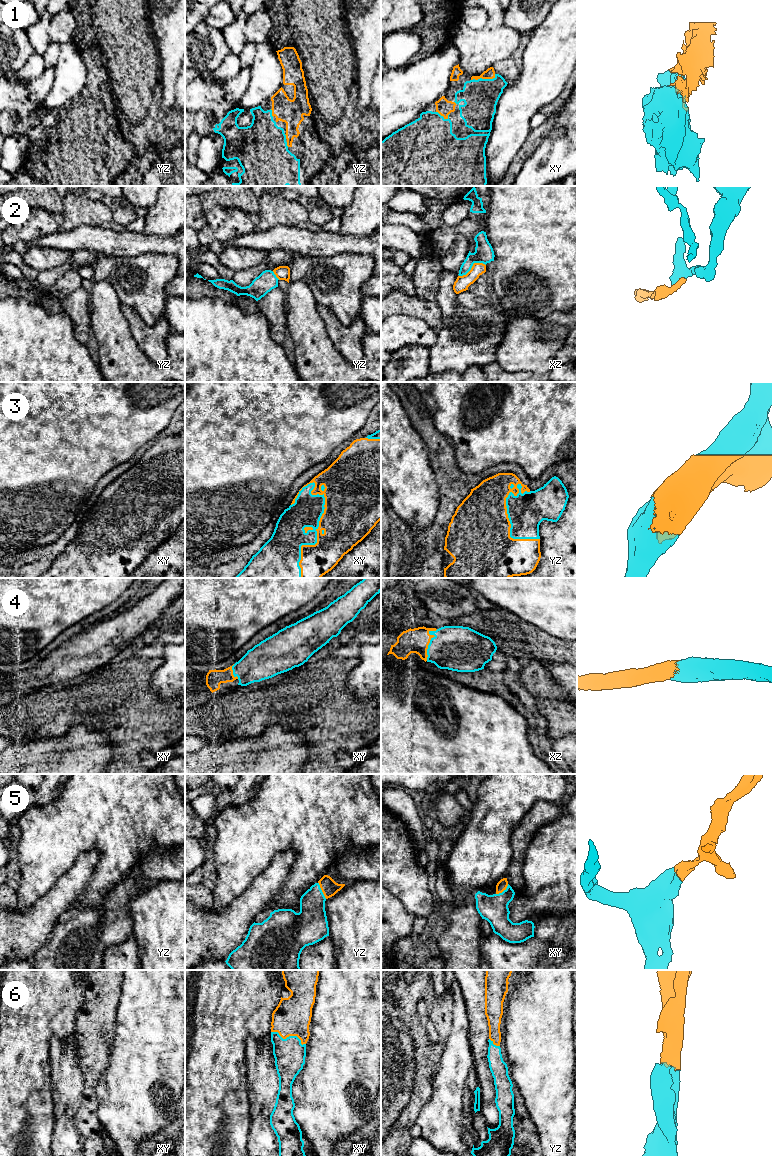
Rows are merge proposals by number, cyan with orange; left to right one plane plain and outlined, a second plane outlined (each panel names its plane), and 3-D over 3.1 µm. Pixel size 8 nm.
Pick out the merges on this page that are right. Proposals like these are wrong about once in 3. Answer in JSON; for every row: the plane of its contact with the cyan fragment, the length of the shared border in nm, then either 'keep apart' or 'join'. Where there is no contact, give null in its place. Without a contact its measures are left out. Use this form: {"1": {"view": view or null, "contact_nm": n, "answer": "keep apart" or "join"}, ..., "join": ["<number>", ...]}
{"1": {"view": "xy", "contact_nm": 200, "answer": "join"}, "2": {"view": "xz", "contact_nm": 240, "answer": "keep apart"}, "3": {"view": "xy", "contact_nm": 800, "answer": "join"}, "4": {"view": "xz", "contact_nm": 280, "answer": "join"}, "5": {"view": "yz", "contact_nm": 150, "answer": "join"}, "6": {"view": "xy", "contact_nm": 300, "answer": "join"}, "join": ["1", "3", "4", "5", "6"]}

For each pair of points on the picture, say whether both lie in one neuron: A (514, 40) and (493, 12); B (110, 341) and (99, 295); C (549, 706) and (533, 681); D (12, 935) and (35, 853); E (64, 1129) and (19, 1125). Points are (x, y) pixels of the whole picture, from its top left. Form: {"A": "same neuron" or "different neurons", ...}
{"A": "same neuron", "B": "same neuron", "C": "same neuron", "D": "different neurons", "E": "different neurons"}

